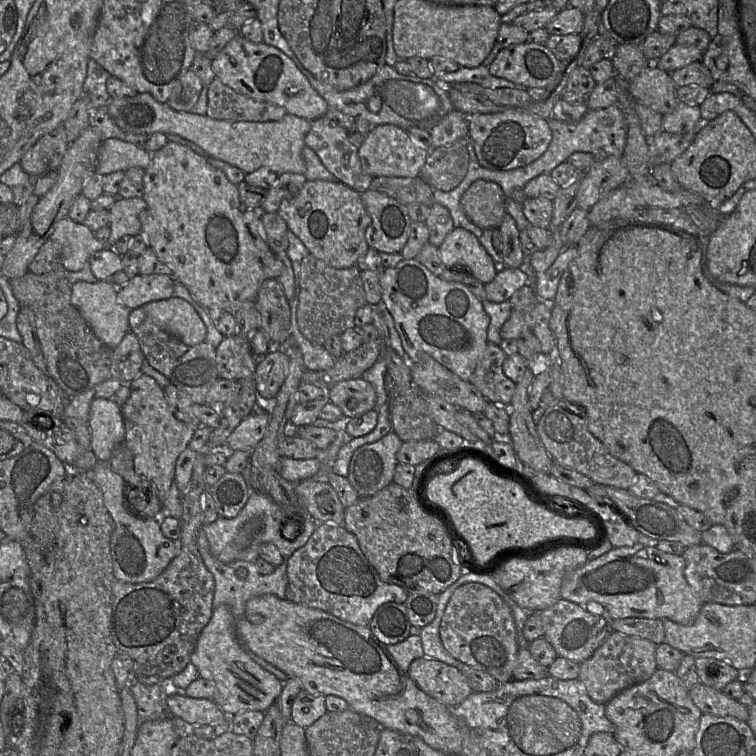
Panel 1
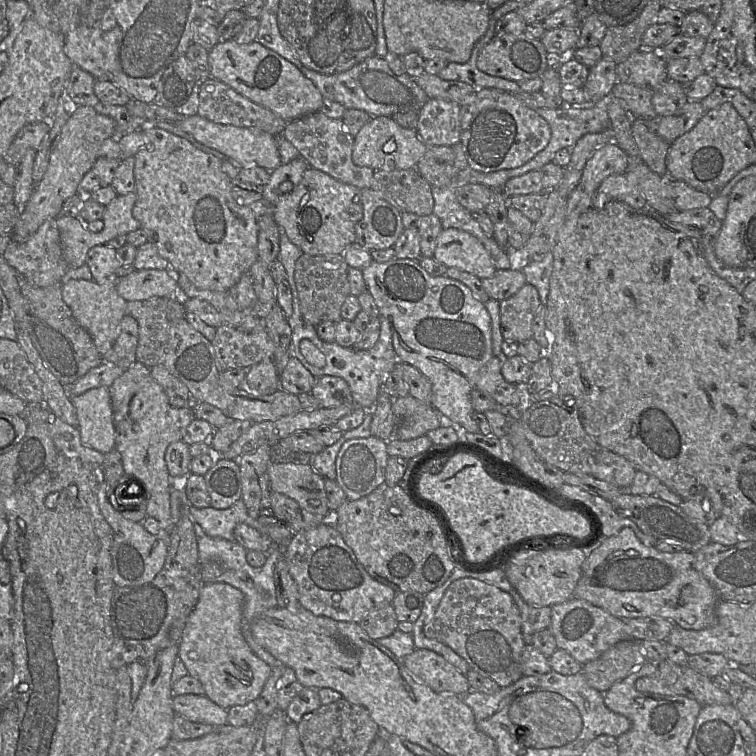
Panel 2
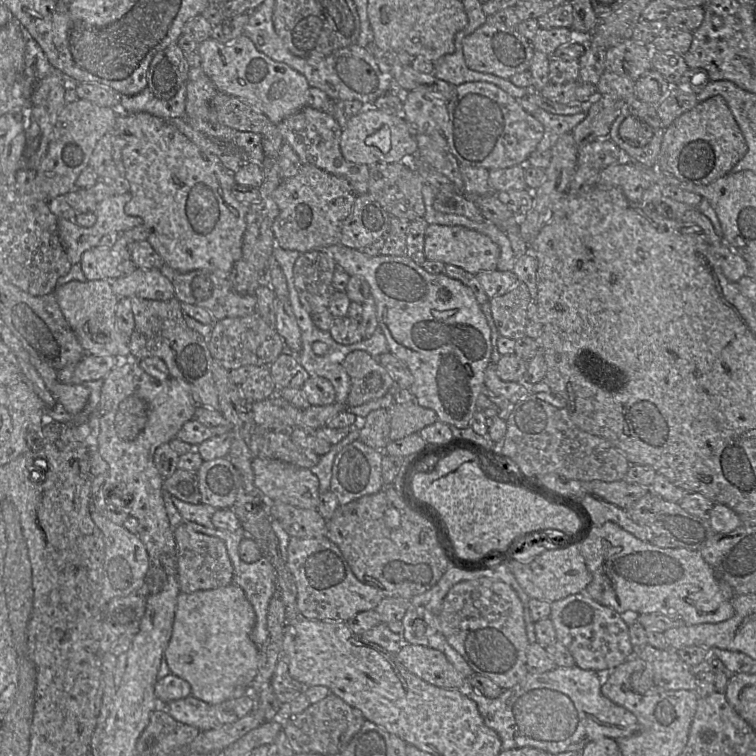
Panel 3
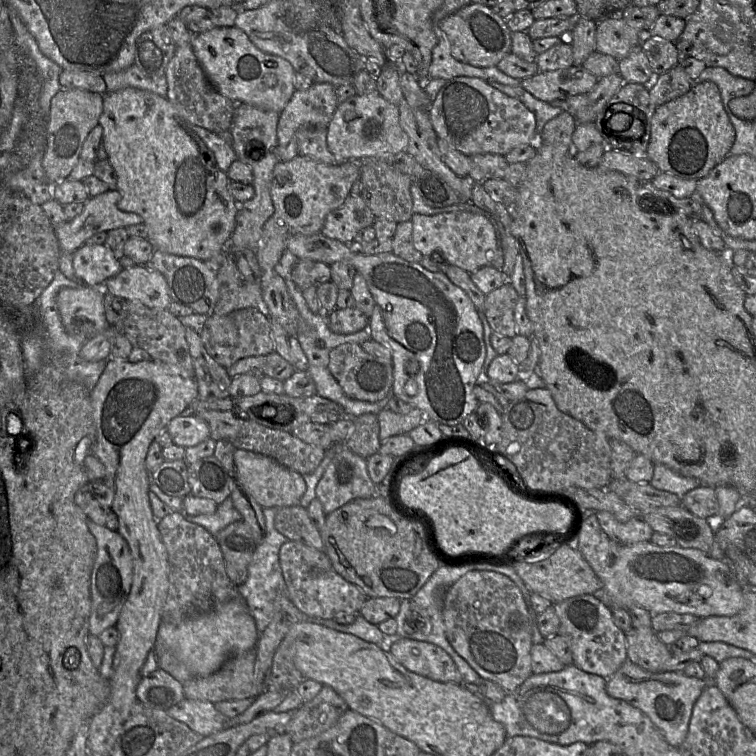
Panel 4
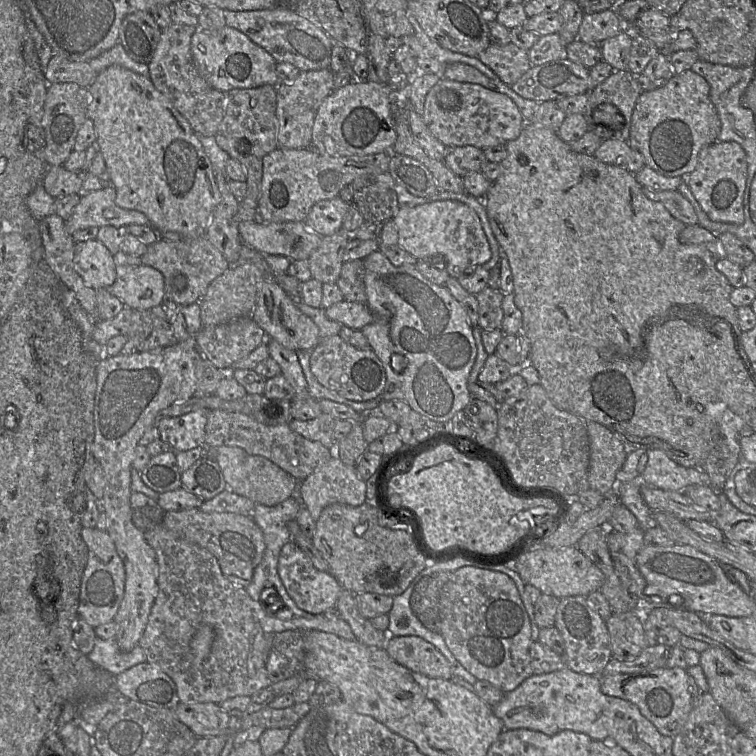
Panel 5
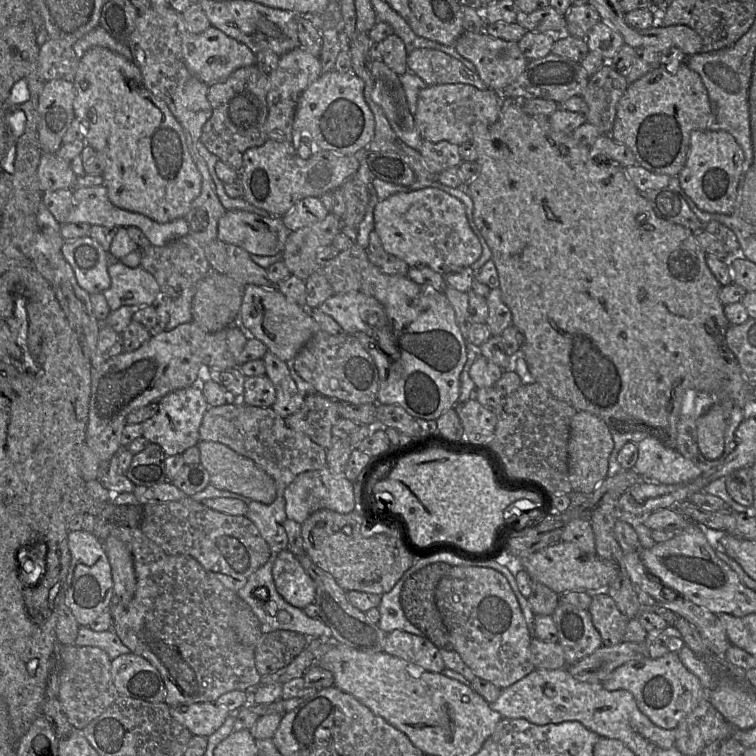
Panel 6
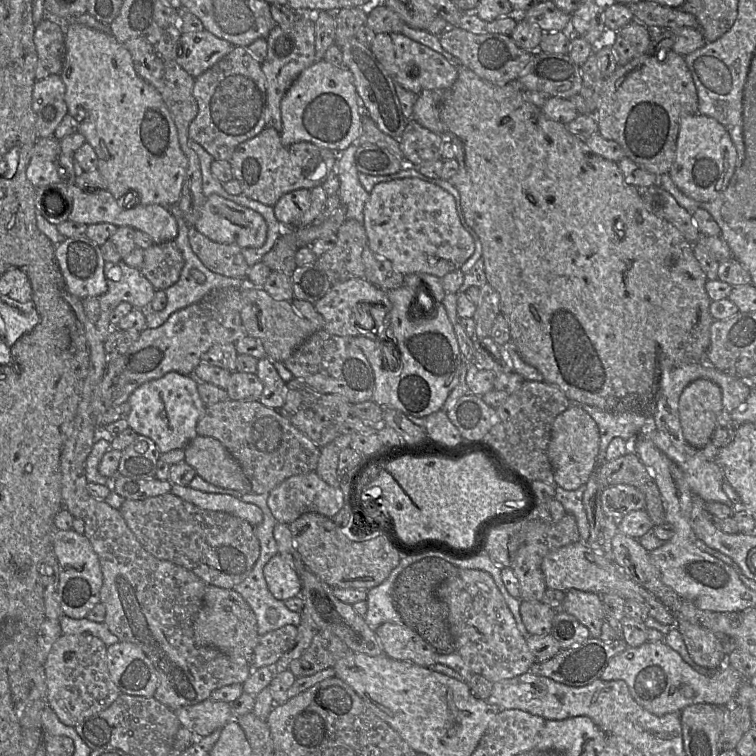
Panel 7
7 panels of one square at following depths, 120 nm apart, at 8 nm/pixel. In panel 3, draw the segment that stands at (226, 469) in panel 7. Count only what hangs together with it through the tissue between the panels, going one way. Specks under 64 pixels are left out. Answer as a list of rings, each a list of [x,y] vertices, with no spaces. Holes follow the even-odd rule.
[[[253,457],[254,484],[270,501],[317,510],[319,479],[310,469],[280,460]]]

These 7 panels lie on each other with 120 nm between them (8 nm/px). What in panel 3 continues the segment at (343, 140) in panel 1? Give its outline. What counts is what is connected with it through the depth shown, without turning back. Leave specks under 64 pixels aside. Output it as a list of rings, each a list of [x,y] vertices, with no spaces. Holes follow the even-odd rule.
[[[307,106],[283,119],[277,127],[284,142],[293,148],[302,164],[316,166],[346,179],[358,195],[368,194],[369,166],[349,162],[343,157],[340,149],[342,128],[331,114]]]

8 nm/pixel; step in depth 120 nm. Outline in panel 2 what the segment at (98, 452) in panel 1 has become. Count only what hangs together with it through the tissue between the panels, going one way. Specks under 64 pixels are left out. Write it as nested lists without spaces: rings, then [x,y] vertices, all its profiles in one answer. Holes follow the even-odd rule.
[[[100,387],[71,397],[84,445],[106,455],[115,447],[116,432],[108,388]]]

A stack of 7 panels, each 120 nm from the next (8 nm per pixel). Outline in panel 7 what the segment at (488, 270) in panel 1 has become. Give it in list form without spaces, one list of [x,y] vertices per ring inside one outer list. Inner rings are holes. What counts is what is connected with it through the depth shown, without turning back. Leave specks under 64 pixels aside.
[[[401,178],[376,184],[369,192],[362,224],[370,250],[389,260],[394,269],[405,276],[427,273],[442,278],[459,270],[475,251],[471,233],[460,222],[454,197],[440,186],[418,178]]]

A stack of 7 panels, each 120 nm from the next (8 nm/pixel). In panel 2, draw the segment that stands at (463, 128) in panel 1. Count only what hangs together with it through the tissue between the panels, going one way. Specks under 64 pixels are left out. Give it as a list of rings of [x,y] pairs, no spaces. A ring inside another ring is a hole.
[[[429,99],[418,112],[416,133],[428,147],[452,146],[460,142],[460,105]]]

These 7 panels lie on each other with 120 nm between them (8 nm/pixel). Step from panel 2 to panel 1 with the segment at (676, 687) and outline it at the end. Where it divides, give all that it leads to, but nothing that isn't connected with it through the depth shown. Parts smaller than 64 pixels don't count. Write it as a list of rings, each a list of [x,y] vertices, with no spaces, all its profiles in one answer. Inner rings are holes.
[[[700,682],[689,690],[689,696],[702,714],[734,717],[744,722],[748,721],[749,707],[736,699],[729,698],[720,690]]]

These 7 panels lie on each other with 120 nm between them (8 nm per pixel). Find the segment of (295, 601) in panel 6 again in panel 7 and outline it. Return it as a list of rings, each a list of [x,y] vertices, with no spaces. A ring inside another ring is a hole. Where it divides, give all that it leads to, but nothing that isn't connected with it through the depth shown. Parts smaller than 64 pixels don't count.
[[[279,554],[264,567],[264,578],[272,595],[280,601],[300,596],[302,582],[296,570]]]

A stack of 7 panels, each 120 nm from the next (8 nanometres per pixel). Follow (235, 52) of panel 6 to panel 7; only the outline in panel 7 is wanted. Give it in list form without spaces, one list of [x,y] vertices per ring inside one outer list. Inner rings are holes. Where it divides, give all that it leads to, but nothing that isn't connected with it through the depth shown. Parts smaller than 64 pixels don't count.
[[[206,30],[182,34],[177,44],[176,60],[187,74],[197,78],[234,47]]]

